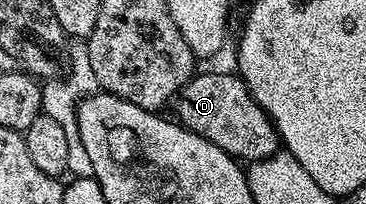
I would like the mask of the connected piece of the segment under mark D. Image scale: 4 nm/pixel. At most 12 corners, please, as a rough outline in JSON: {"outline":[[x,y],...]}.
{"outline":[[238,74],[192,75],[174,118],[240,161],[280,150]]}

